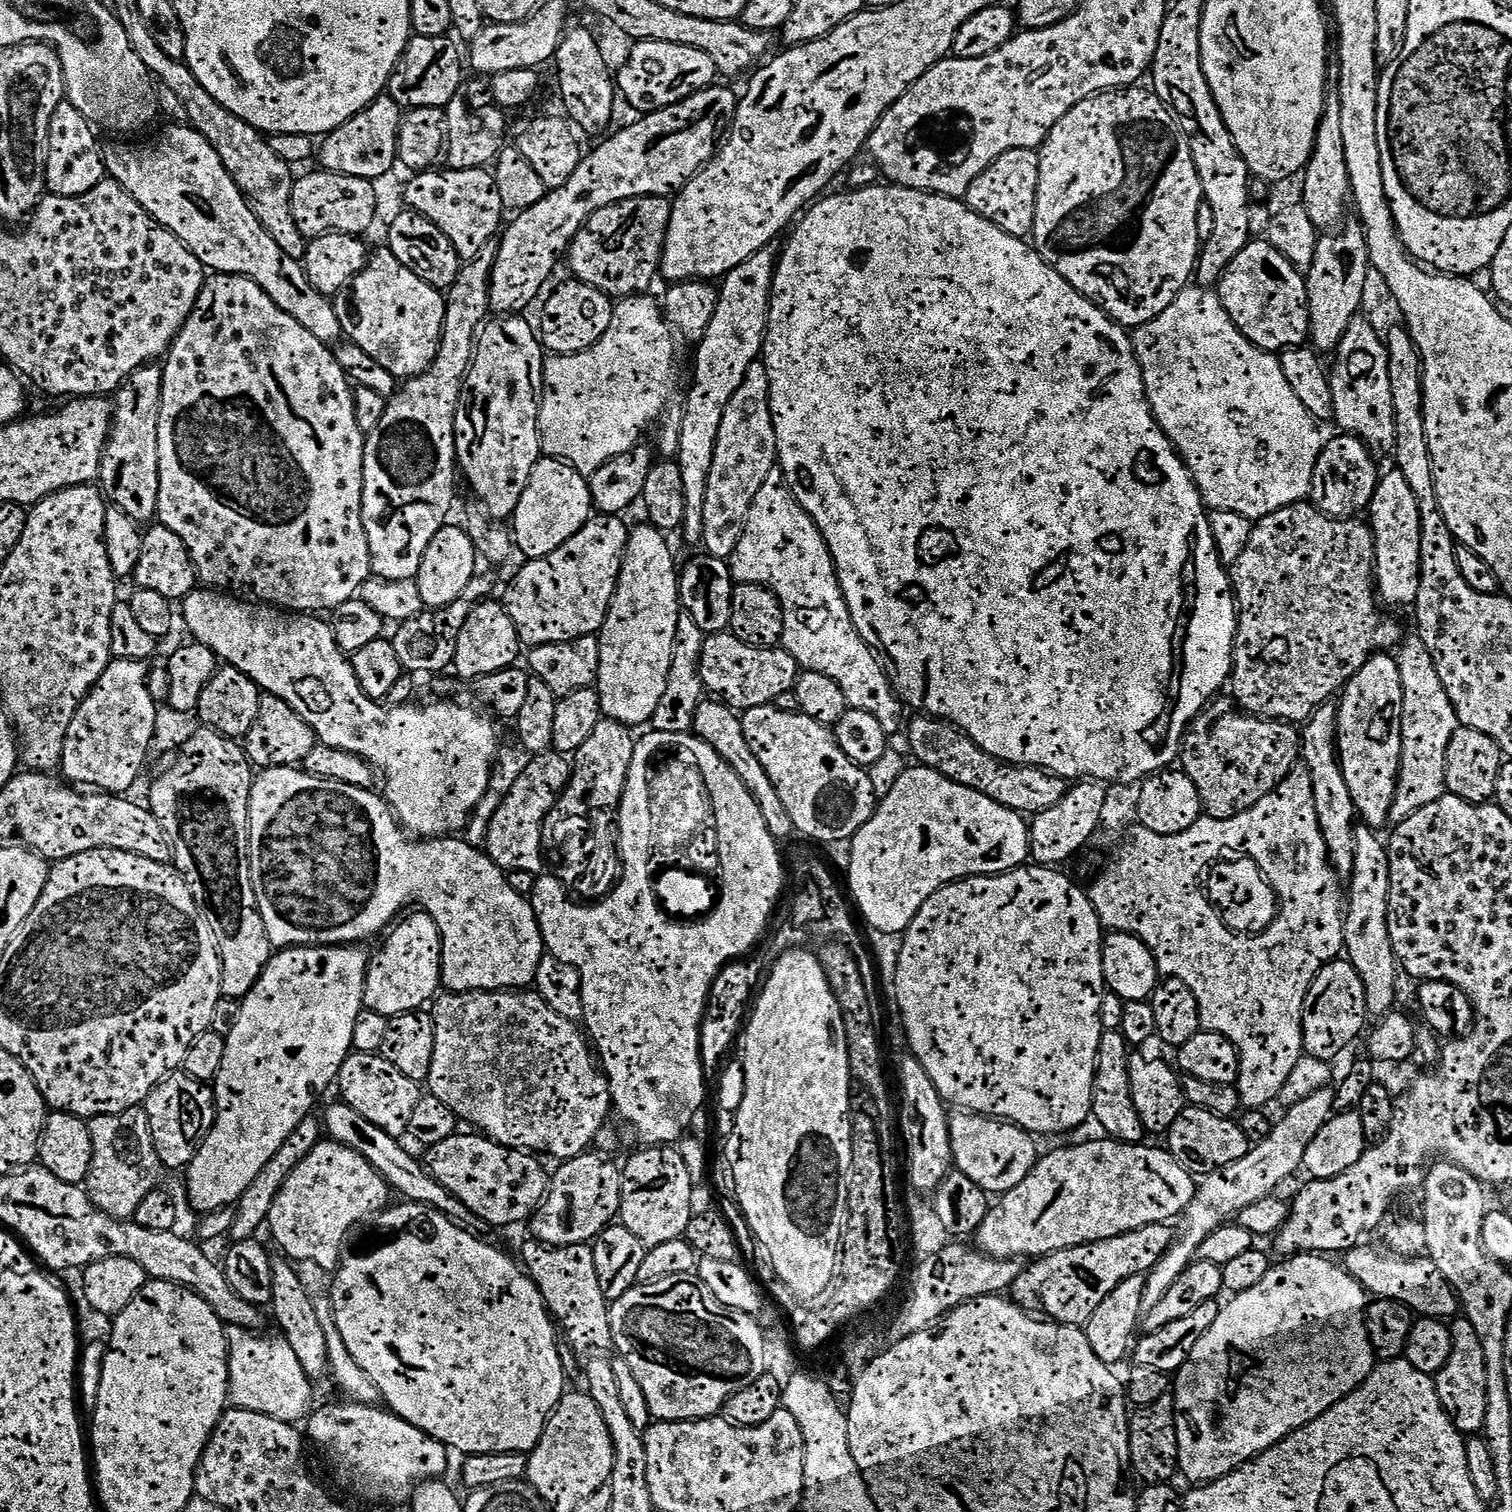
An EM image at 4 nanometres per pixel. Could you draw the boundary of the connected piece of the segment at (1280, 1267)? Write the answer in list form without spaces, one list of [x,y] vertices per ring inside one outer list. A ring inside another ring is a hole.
[[[1301,1254],[1291,1258],[1281,1259],[1273,1263],[1272,1269],[1258,1282],[1258,1286],[1246,1290],[1242,1294],[1232,1296],[1229,1304],[1225,1303],[1220,1309],[1218,1318],[1214,1318],[1214,1326],[1202,1334],[1198,1346],[1190,1350],[1190,1358],[1180,1367],[1174,1376],[1174,1399],[1176,1402],[1176,1429],[1178,1430],[1178,1462],[1180,1463],[1179,1475],[1193,1480],[1193,1485],[1209,1484],[1234,1469],[1241,1468],[1245,1462],[1256,1456],[1261,1456],[1278,1442],[1282,1442],[1294,1430],[1314,1422],[1330,1406],[1334,1406],[1342,1398],[1346,1398],[1365,1378],[1372,1373],[1374,1367],[1374,1353],[1372,1343],[1368,1341],[1368,1332],[1364,1328],[1366,1309],[1370,1303],[1364,1287],[1346,1271],[1335,1259],[1324,1254]]]

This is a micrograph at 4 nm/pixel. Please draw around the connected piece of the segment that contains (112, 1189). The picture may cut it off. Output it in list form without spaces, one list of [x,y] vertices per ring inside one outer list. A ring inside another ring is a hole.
[[[143,1107],[131,1108],[122,1114],[93,1116],[88,1120],[92,1139],[92,1161],[86,1181],[86,1191],[92,1204],[116,1220],[133,1219],[142,1198],[161,1187],[162,1165]]]

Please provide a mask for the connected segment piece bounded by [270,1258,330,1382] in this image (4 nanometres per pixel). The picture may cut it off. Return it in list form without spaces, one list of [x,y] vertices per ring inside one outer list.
[[[276,1258],[272,1261],[274,1286],[272,1287],[270,1311],[276,1315],[276,1324],[280,1327],[277,1329],[284,1335],[286,1342],[290,1342],[290,1347],[293,1348],[298,1362],[302,1362],[302,1370],[306,1370],[309,1380],[319,1382],[324,1375],[327,1377],[330,1372],[322,1312],[321,1309],[316,1309],[316,1304],[312,1301],[312,1296],[308,1293],[303,1278],[291,1267],[295,1268],[284,1258]]]

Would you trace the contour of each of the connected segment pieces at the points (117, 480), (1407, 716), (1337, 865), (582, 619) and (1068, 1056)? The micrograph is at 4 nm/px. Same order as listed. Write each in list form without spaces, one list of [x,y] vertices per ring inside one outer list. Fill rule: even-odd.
[[[144,365],[117,389],[112,426],[98,477],[105,499],[113,507],[125,510],[142,526],[155,519],[158,506],[158,418],[162,378],[163,369],[159,365]]]
[[[1412,634],[1412,637],[1407,640],[1408,637],[1399,645],[1395,653],[1398,674],[1402,674],[1402,758],[1394,802],[1388,815],[1393,825],[1400,824],[1418,810],[1422,810],[1422,806],[1430,806],[1430,802],[1438,802],[1438,798],[1445,796],[1446,750],[1450,746],[1450,738],[1454,738],[1458,727],[1450,694],[1446,694],[1446,686],[1442,686],[1442,678],[1438,678],[1434,658],[1430,658],[1430,650],[1426,650],[1426,642],[1422,642],[1416,634]]]
[[[1329,702],[1320,707],[1303,725],[1300,737],[1300,755],[1303,767],[1310,770],[1310,782],[1314,786],[1314,810],[1318,810],[1318,826],[1322,830],[1322,838],[1326,842],[1328,861],[1332,863],[1332,871],[1337,877],[1351,877],[1354,870],[1354,834],[1358,827],[1358,817],[1354,798],[1350,798],[1350,786],[1346,786],[1346,778],[1340,765],[1340,751],[1336,748],[1336,713],[1335,703]]]
[[[596,514],[564,545],[559,546],[549,556],[537,560],[529,559],[525,568],[512,580],[502,603],[518,630],[521,645],[535,646],[550,642],[570,642],[574,638],[594,636],[604,625],[610,602],[614,598],[616,583],[624,565],[624,552],[628,548],[629,525],[624,525],[619,515]]]
[[[1021,866],[1012,869],[1010,872],[1001,872],[998,876],[969,876],[966,880],[955,880],[953,884],[947,884],[945,888],[940,888],[929,900],[920,907],[914,922],[910,922],[908,931],[903,933],[900,945],[900,954],[897,958],[897,966],[894,971],[896,977],[896,1004],[900,1007],[900,1020],[904,1023],[904,1032],[908,1035],[908,1044],[911,1055],[916,1057],[918,1062],[930,1074],[930,1082],[938,1090],[940,1097],[949,1105],[957,1104],[957,1109],[966,1112],[975,1112],[978,1116],[994,1116],[998,1120],[1014,1121],[1026,1132],[1031,1132],[1037,1137],[1056,1136],[1059,1132],[1072,1132],[1079,1124],[1089,1123],[1092,1115],[1092,1087],[1096,1077],[1096,1059],[1098,1058],[1098,1046],[1104,1033],[1103,1024],[1100,1021],[1100,1011],[1102,1010],[1103,998],[1106,993],[1104,982],[1104,941],[1106,939],[1105,929],[1102,927],[1098,914],[1092,905],[1091,895],[1084,892],[1068,876],[1063,876],[1063,871],[1052,866]]]

